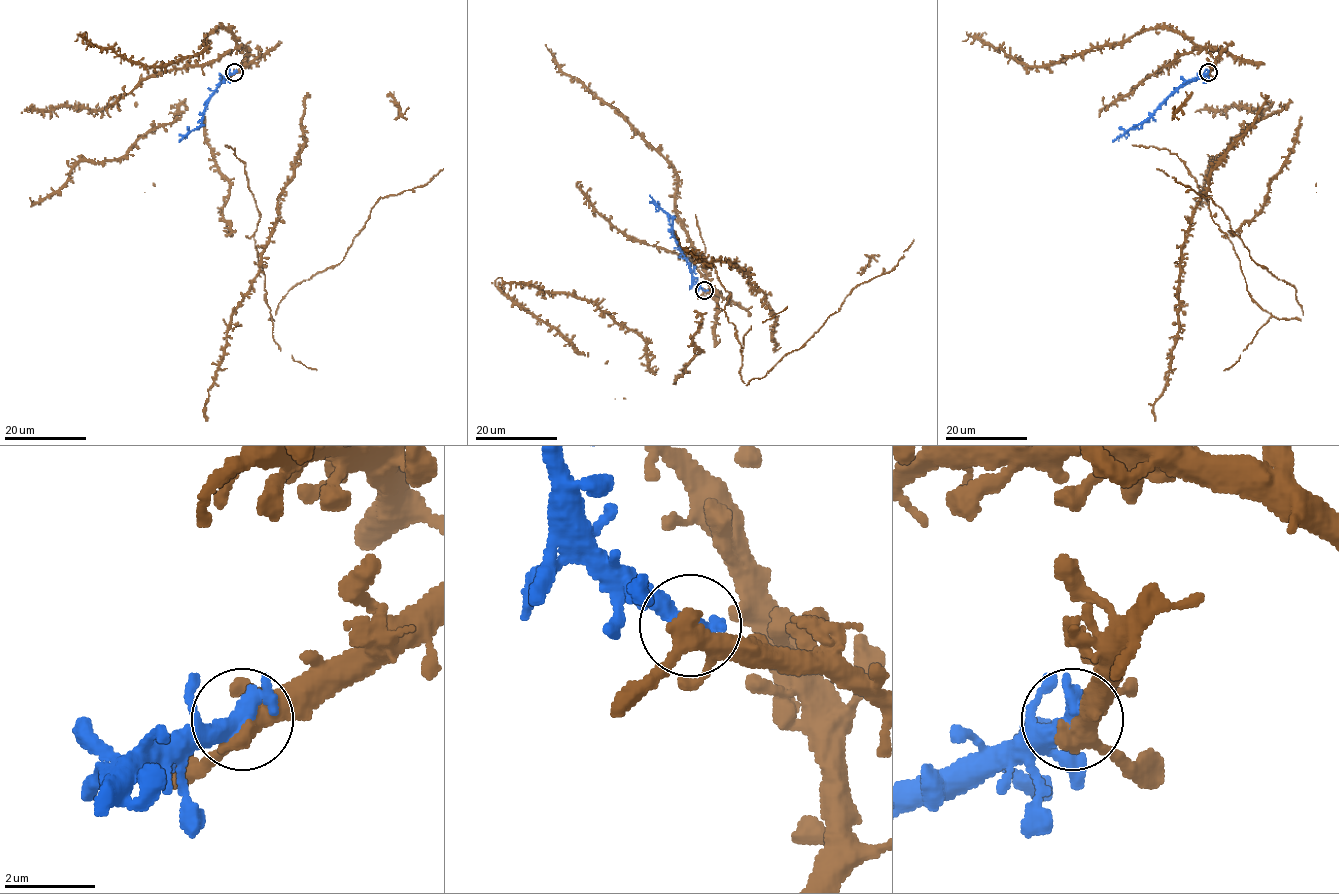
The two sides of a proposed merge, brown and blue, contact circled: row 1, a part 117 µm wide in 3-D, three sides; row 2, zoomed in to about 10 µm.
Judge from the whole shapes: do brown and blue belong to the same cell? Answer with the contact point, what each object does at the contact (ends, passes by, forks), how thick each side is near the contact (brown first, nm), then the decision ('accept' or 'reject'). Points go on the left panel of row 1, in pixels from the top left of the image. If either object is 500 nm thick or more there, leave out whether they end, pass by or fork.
(234, 72) | 360/500 nm | accept

